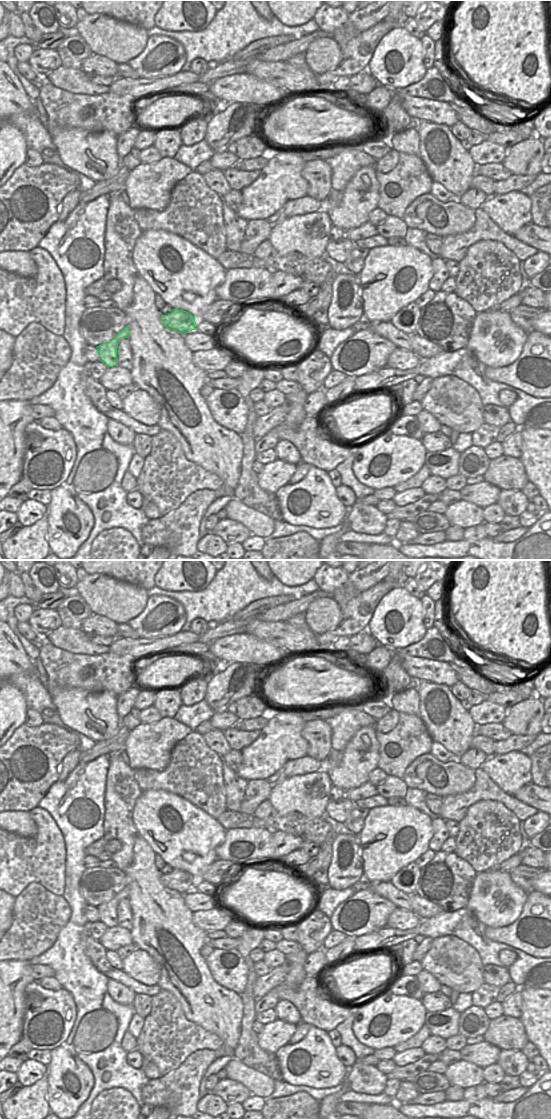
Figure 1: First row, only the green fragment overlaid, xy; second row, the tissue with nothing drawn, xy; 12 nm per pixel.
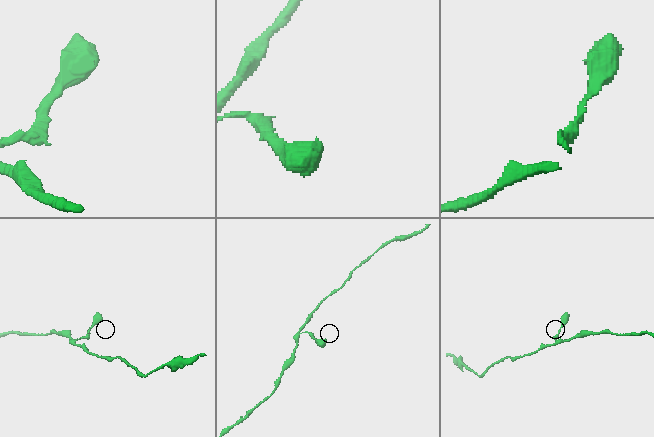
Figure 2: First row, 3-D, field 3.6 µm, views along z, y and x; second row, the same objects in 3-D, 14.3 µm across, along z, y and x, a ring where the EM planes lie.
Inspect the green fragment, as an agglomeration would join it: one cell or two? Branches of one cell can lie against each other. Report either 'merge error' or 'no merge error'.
no merge error

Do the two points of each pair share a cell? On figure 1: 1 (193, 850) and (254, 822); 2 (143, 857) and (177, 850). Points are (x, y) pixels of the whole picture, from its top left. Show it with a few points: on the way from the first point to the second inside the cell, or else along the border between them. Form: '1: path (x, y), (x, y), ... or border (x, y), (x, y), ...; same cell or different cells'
1: border (216, 819), (225, 831); different cells
2: border (140, 836), (156, 854); different cells

